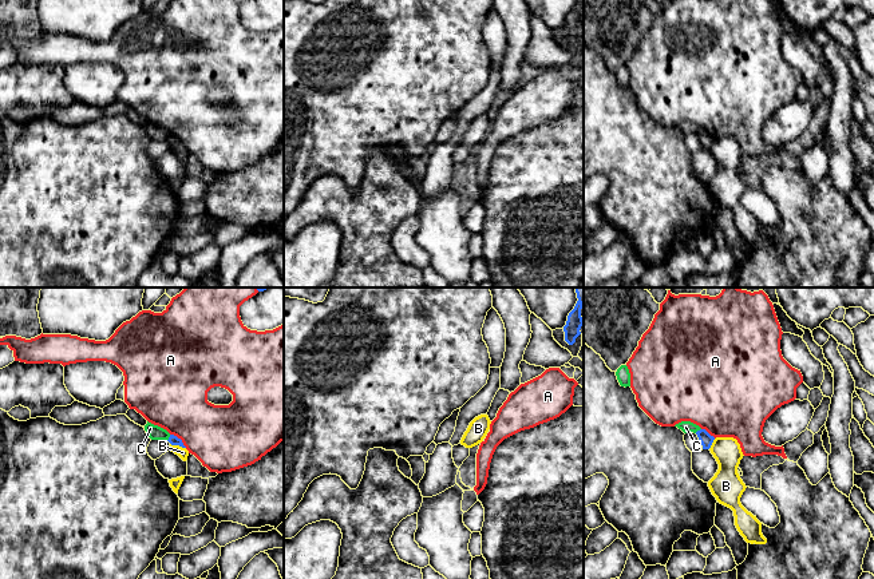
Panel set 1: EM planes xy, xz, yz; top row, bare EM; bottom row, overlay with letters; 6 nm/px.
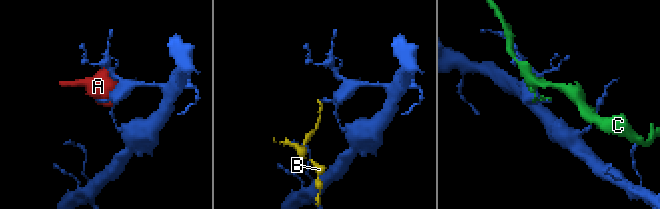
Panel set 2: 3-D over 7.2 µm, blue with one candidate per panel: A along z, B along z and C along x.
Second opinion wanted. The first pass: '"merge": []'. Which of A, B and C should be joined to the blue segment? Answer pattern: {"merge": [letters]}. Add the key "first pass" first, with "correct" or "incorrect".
{"first pass": "correct", "merge": []}

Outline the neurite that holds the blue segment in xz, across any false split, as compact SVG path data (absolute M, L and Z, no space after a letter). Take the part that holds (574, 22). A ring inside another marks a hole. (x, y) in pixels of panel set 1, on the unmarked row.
M578 0L574 9L569 13L566 25L563 27L565 41L569 45L573 45L576 39L581 35L580 29L584 25L584 20L581 17L582 5L584 0Z

